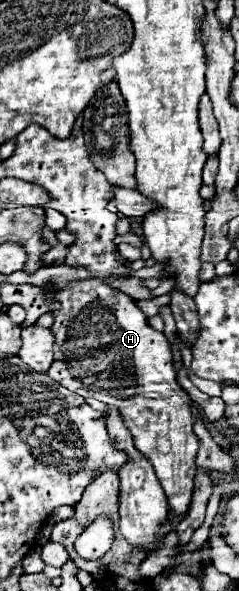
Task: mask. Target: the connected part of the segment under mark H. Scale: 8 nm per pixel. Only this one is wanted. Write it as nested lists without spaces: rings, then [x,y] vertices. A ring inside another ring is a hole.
[[[90,278],[82,282],[70,282],[66,288],[52,294],[54,300],[62,304],[60,310],[54,312],[52,332],[56,336],[54,342],[54,364],[46,372],[50,378],[60,382],[64,388],[80,394],[82,398],[98,398],[104,404],[114,404],[120,408],[120,414],[134,438],[134,446],[150,460],[154,472],[166,492],[170,512],[174,516],[186,514],[192,490],[194,490],[194,474],[196,474],[196,452],[198,438],[192,432],[192,412],[190,412],[190,396],[176,382],[176,370],[172,364],[172,352],[166,336],[156,332],[148,322],[136,302],[112,290],[108,284]]]

